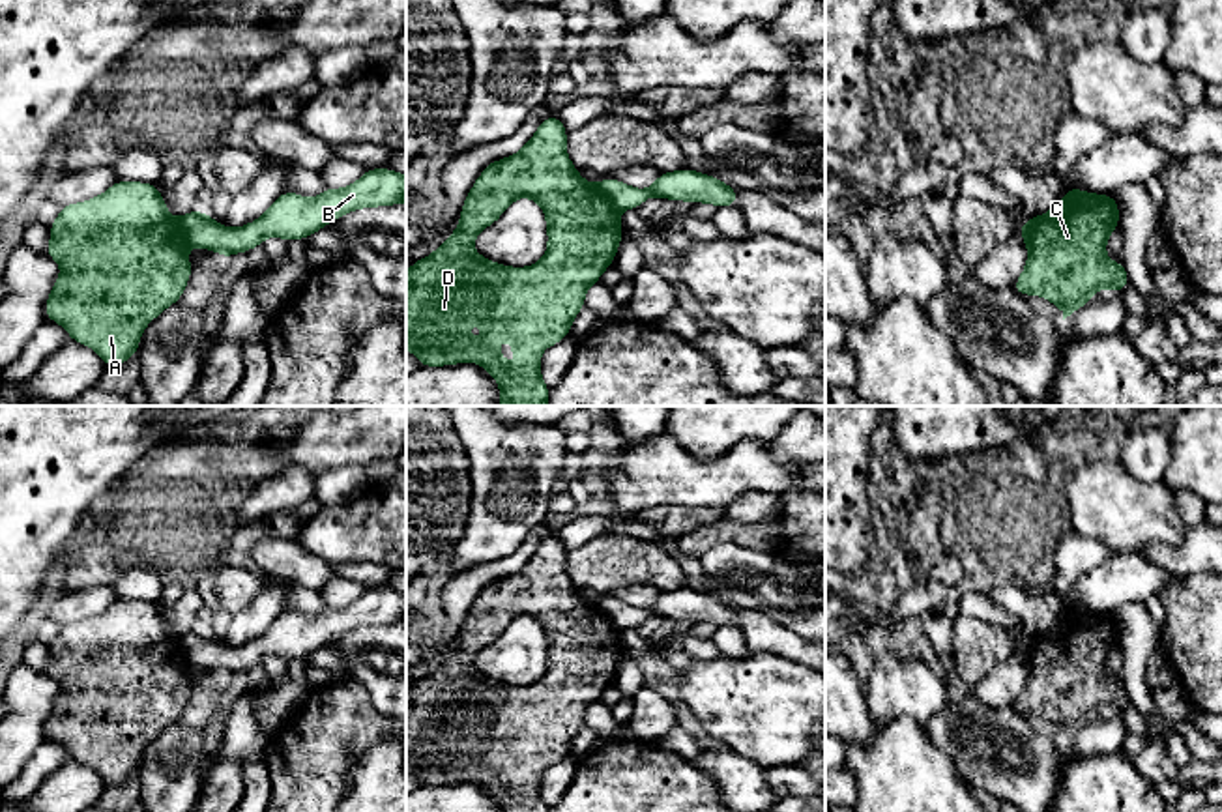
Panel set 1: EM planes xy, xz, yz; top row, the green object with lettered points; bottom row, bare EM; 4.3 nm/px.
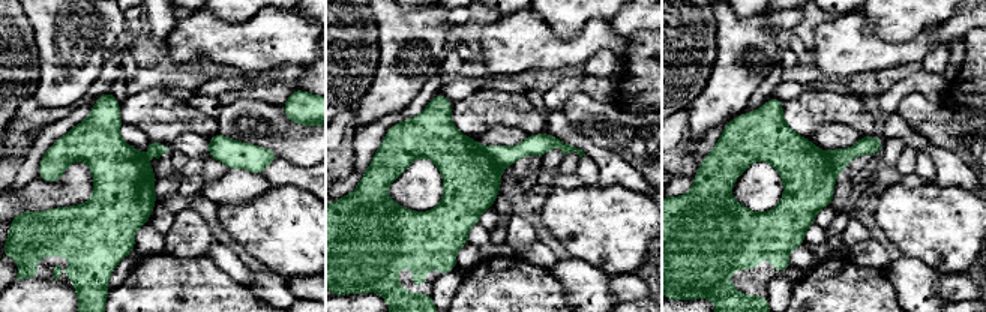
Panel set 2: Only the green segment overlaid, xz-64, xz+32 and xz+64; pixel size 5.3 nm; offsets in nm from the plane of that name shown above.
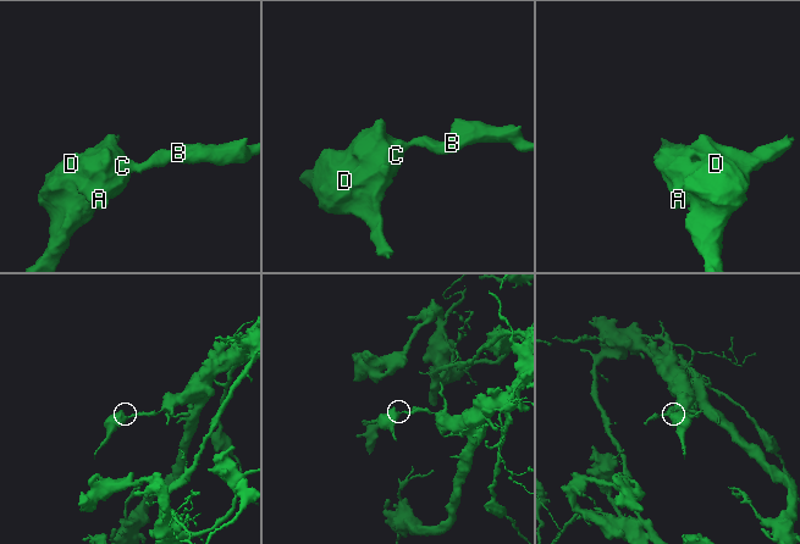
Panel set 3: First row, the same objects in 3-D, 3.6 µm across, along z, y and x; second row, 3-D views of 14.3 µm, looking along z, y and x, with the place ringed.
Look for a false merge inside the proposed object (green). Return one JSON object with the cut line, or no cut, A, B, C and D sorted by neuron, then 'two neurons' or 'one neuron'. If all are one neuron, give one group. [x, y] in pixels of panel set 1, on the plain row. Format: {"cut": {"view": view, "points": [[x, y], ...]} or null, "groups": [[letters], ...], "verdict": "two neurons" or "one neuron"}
{"cut": {"view": "xz", "points": [[597, 605], [618, 629]]}, "groups": [["A", "C", "D"], ["B"]], "verdict": "two neurons"}

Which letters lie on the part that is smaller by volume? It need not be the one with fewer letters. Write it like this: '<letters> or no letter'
A, C, D

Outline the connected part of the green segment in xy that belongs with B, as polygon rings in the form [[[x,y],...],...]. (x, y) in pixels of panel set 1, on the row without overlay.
[[[371,587],[352,604],[326,606],[316,617],[283,612],[264,634],[245,645],[225,647],[211,634],[193,629],[183,632],[182,649],[191,664],[228,677],[262,664],[269,655],[286,660],[307,659],[354,629],[393,623],[406,623],[406,595],[393,587]]]

